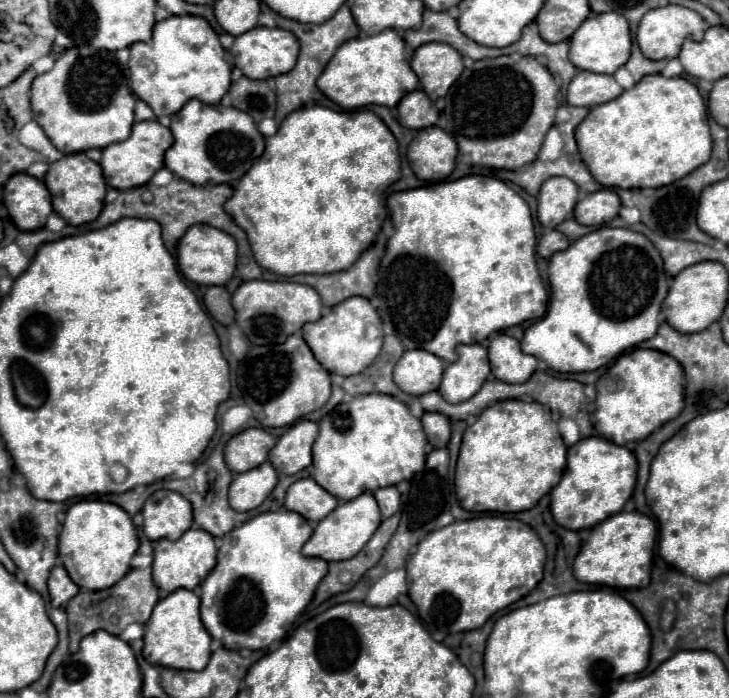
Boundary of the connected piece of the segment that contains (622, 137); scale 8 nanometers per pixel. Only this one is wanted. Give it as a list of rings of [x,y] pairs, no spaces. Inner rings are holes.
[[[662,74],[644,76],[630,90],[624,90],[620,98],[594,106],[588,116],[576,126],[574,138],[578,152],[590,174],[606,188],[660,188],[668,186],[698,166],[710,160],[712,138],[708,128],[706,104],[698,88],[684,78],[666,78]]]

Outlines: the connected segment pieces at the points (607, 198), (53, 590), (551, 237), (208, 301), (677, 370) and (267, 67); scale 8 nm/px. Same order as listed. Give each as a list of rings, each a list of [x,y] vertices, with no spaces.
[[[598,190],[574,206],[574,218],[586,226],[604,226],[618,216],[620,206],[620,198],[614,190]]]
[[[60,564],[51,570],[48,590],[50,603],[54,608],[66,606],[66,602],[78,594],[78,586],[68,578],[68,572]]]
[[[552,230],[552,232],[544,234],[544,236],[538,240],[538,254],[540,254],[542,258],[550,258],[552,254],[556,254],[556,252],[560,252],[560,250],[566,250],[568,244],[570,244],[570,242],[568,242],[568,238],[566,238],[562,232]]]
[[[208,286],[204,294],[204,306],[214,320],[228,326],[234,322],[234,308],[230,304],[230,294],[224,286]]]
[[[634,348],[632,352],[622,354],[596,382],[594,402],[595,410],[591,416],[593,432],[590,436],[600,436],[626,448],[628,442],[644,440],[664,422],[682,412],[682,368],[668,354],[648,348]]]
[[[256,26],[240,34],[230,48],[234,66],[238,66],[244,72],[244,76],[252,80],[266,80],[266,78],[274,78],[290,72],[296,64],[298,52],[300,52],[300,44],[292,32],[282,28],[264,28],[264,26]]]

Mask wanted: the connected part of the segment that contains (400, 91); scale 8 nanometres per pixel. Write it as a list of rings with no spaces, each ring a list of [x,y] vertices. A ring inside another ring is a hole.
[[[382,30],[374,36],[360,36],[344,42],[318,78],[318,88],[344,110],[356,110],[368,104],[394,108],[400,98],[418,88],[406,56],[406,42],[396,30]]]

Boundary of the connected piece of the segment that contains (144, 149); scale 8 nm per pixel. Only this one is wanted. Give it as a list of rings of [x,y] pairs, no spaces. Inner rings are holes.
[[[156,120],[152,122],[136,122],[132,126],[132,134],[124,142],[114,142],[112,146],[106,146],[102,150],[102,172],[106,178],[106,184],[116,190],[128,190],[142,186],[150,182],[154,172],[158,172],[164,164],[164,152],[172,146],[172,132],[164,126],[160,126]]]

